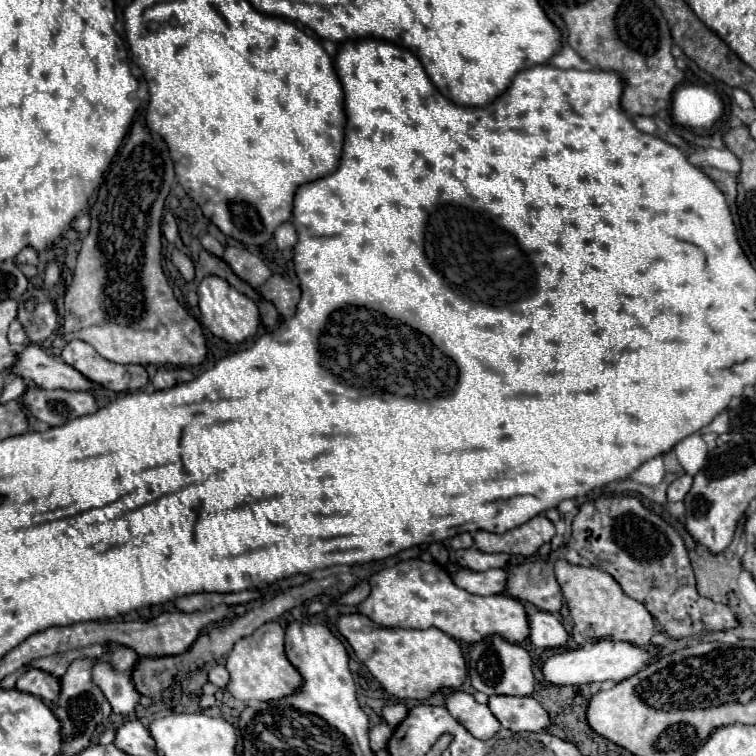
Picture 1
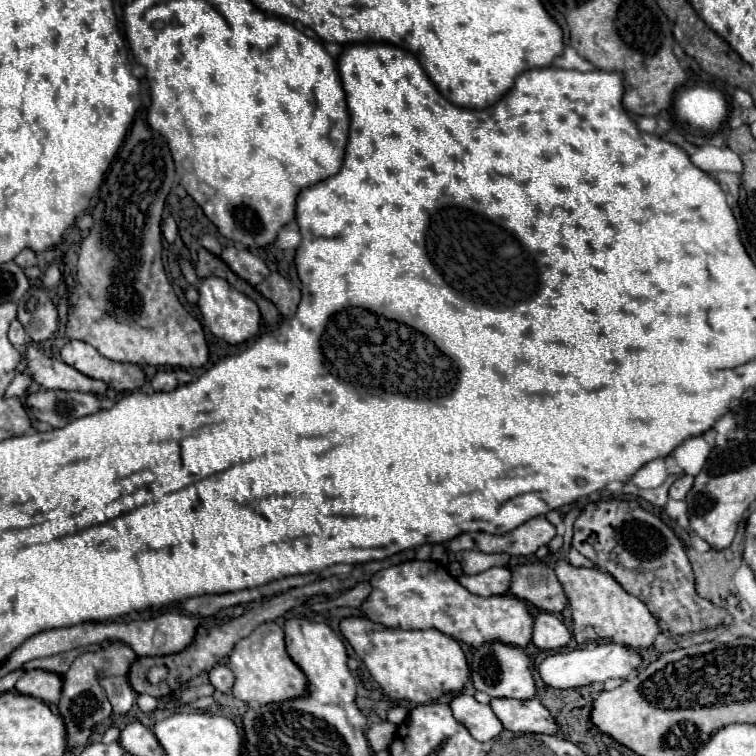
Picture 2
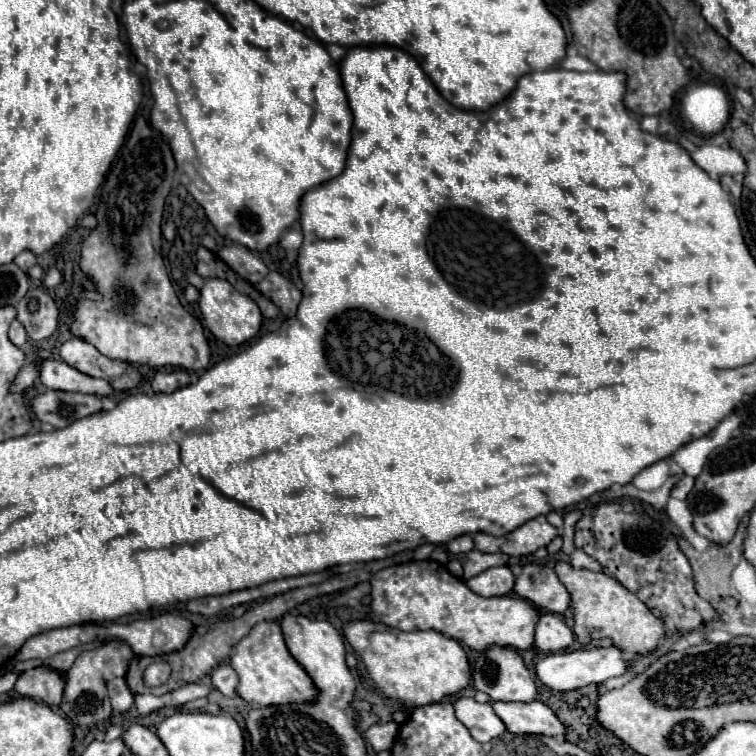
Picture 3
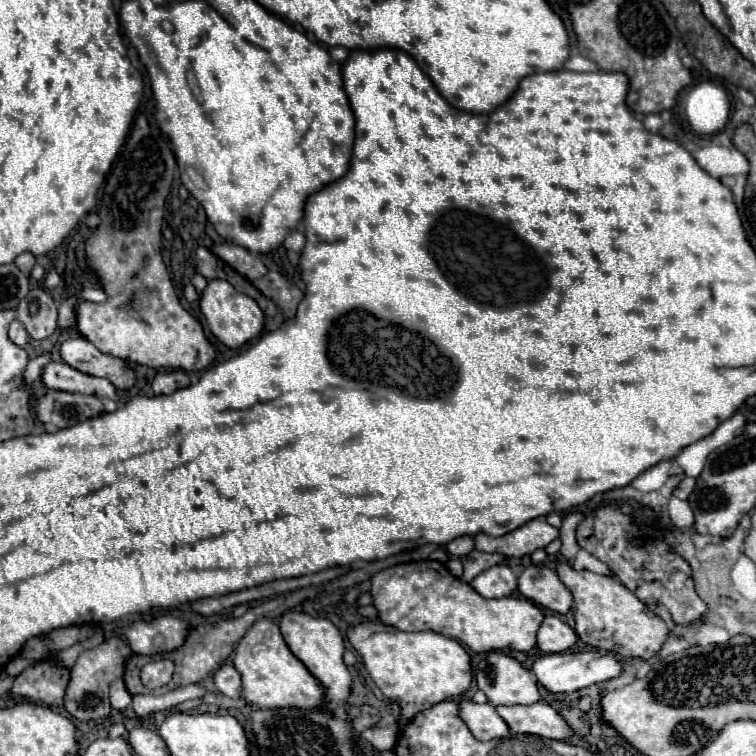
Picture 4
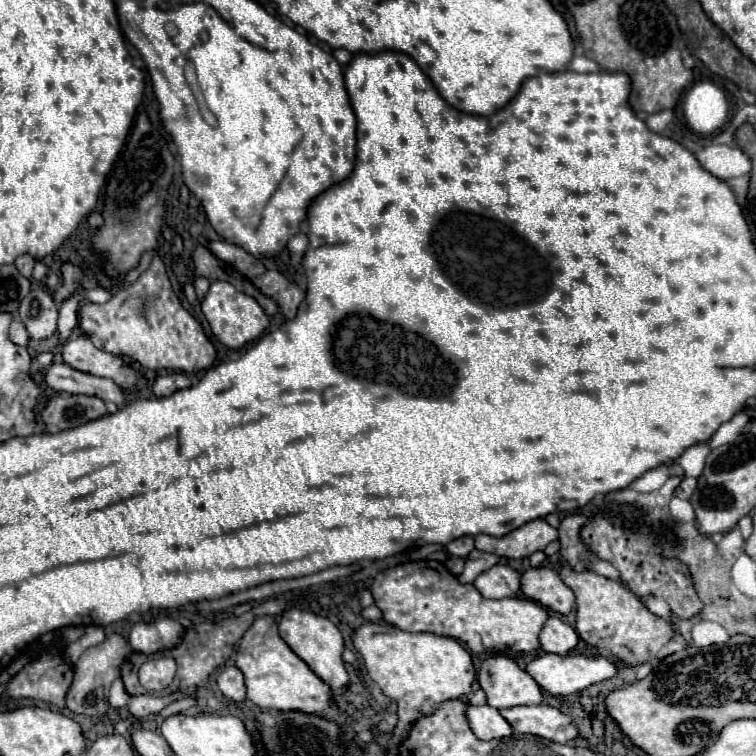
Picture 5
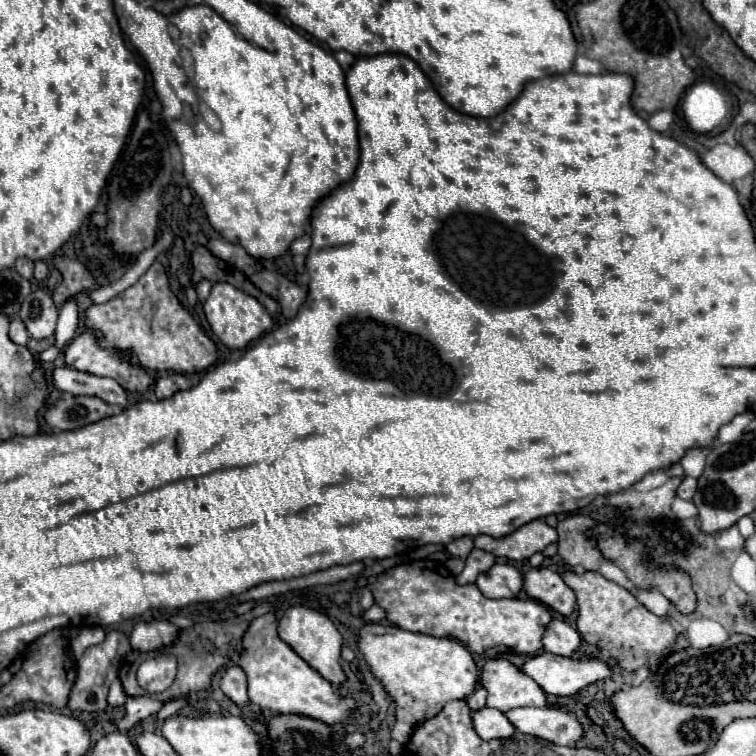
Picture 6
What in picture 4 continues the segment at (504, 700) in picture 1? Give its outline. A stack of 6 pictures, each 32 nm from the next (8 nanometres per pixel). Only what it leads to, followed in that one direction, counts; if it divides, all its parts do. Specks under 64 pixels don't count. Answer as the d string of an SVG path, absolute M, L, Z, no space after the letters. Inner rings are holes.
M542 700L530 706L496 706L496 712L508 724L508 728L518 734L536 734L554 740L566 740L572 734L572 728L566 724L566 720Z

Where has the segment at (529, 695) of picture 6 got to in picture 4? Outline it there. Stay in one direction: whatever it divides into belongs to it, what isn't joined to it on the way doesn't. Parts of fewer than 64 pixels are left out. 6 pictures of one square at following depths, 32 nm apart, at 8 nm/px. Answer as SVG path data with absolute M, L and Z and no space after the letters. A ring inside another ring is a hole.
M490 650L484 658L484 662L478 662L476 670L474 670L474 680L478 684L478 688L488 696L488 702L492 706L498 704L534 704L540 700L538 694L538 686L534 680L534 674L530 670L526 670L520 660L516 660L512 654L504 652L504 650Z

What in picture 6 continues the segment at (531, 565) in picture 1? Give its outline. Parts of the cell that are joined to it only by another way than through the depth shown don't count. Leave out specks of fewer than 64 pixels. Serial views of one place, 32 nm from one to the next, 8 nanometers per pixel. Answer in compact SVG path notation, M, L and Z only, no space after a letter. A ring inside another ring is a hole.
M530 568L524 574L524 592L562 616L568 616L576 606L572 588L568 588L562 576L550 568Z

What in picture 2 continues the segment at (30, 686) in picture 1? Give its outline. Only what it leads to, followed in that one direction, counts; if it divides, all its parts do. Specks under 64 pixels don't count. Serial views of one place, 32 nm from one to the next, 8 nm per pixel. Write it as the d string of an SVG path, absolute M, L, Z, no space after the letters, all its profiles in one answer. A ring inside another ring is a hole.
M28 670L16 682L16 690L20 694L44 700L46 704L58 704L62 692L62 678L46 670Z

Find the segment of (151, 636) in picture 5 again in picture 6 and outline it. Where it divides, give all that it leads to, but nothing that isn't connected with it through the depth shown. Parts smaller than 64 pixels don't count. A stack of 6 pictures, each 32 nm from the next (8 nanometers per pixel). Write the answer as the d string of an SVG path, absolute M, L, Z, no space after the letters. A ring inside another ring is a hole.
M168 620L154 622L138 622L130 634L130 644L140 652L154 652L162 646L170 646L178 636L176 624Z

